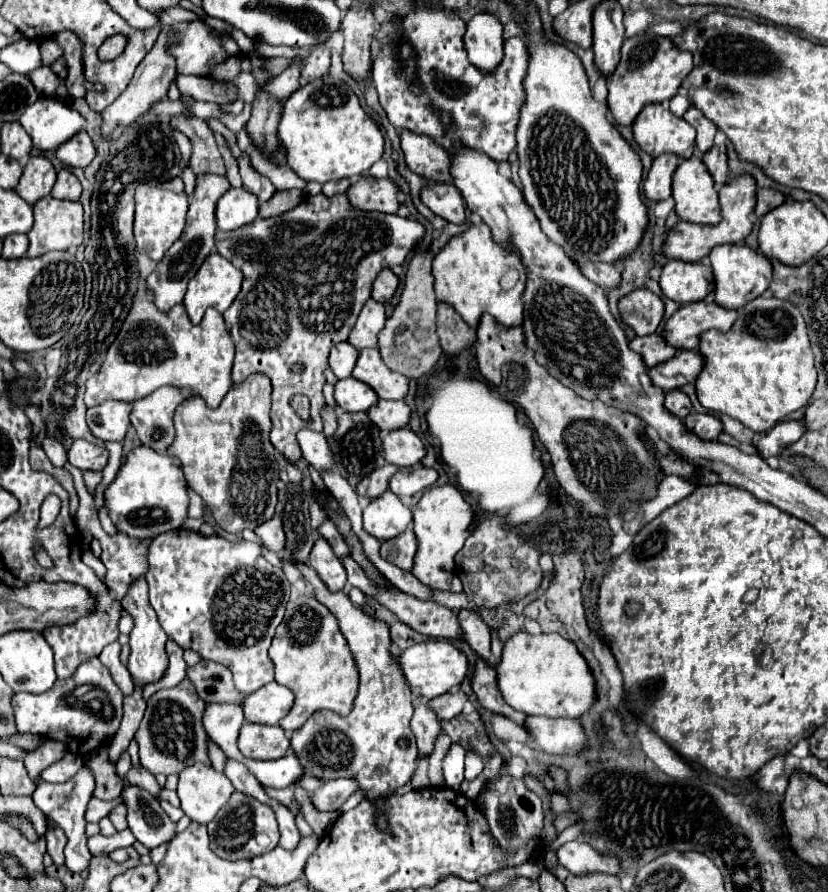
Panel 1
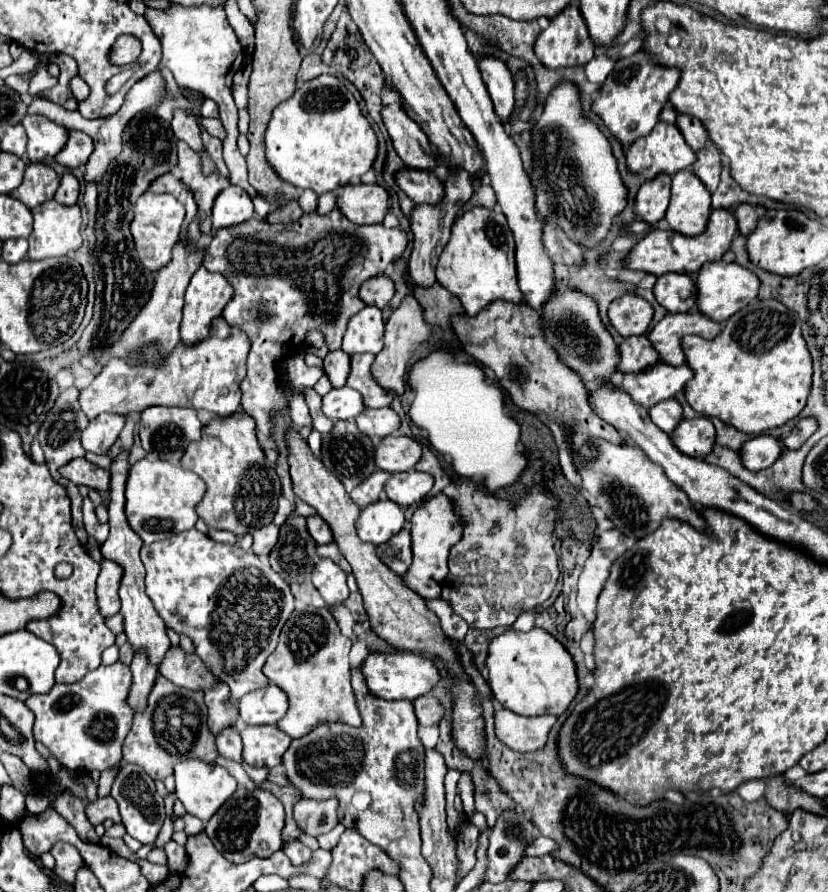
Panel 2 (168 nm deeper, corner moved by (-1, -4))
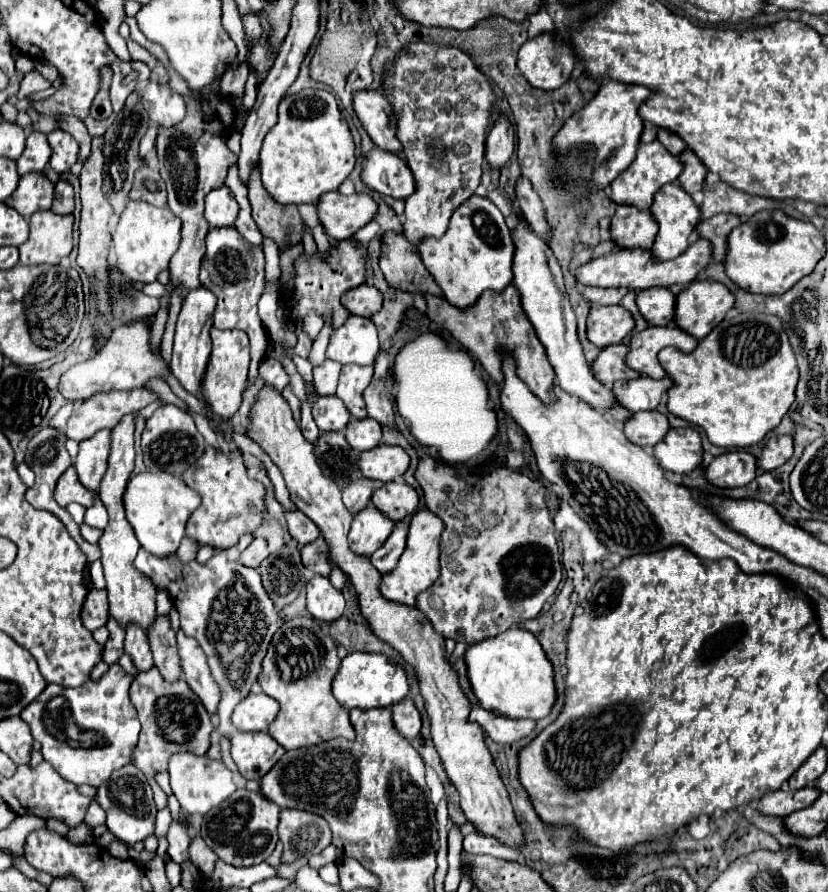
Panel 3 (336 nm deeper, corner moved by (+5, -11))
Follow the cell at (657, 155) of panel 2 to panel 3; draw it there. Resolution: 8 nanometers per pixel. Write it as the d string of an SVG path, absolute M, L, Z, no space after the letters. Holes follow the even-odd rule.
M652 141L648 145L640 145L638 153L636 153L636 159L628 167L628 171L624 171L624 175L620 175L610 185L610 201L616 203L616 205L632 205L632 207L636 207L640 211L650 209L654 193L662 185L676 181L680 177L680 171L682 171L682 163L674 155L670 155L666 151L666 147L660 145L660 141Z

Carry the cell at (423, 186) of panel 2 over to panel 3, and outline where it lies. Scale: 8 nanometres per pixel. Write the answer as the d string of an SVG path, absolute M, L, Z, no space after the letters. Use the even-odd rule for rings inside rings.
M378 147L366 155L360 177L368 189L380 195L390 195L394 199L406 199L408 193L412 193L416 187L412 171L408 171L404 159Z

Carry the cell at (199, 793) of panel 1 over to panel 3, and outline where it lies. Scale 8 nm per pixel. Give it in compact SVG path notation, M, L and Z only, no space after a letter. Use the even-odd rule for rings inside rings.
M174 753L168 765L170 773L170 785L172 793L180 801L180 807L188 813L208 813L212 807L220 805L224 799L228 799L236 791L236 783L232 779L232 771L222 763L214 761L208 755L194 755L194 753Z

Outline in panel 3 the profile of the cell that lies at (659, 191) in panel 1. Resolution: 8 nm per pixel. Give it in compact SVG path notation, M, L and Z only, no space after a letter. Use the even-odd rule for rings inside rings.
M616 207L610 235L616 247L624 249L652 249L656 237L656 221L650 211L636 211L636 207Z

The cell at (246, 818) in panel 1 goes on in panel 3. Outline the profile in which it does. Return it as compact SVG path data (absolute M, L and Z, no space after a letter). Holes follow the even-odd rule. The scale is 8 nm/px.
M236 789L220 807L208 811L202 819L202 839L226 863L234 867L250 867L262 863L278 843L278 815L280 807L260 795L260 791Z

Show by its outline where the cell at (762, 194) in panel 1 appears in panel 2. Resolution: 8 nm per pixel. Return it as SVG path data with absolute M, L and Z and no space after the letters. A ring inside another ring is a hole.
M738 204L732 212L734 212L736 220L738 220L740 234L748 236L756 228L758 220L766 214L766 208L762 204Z

